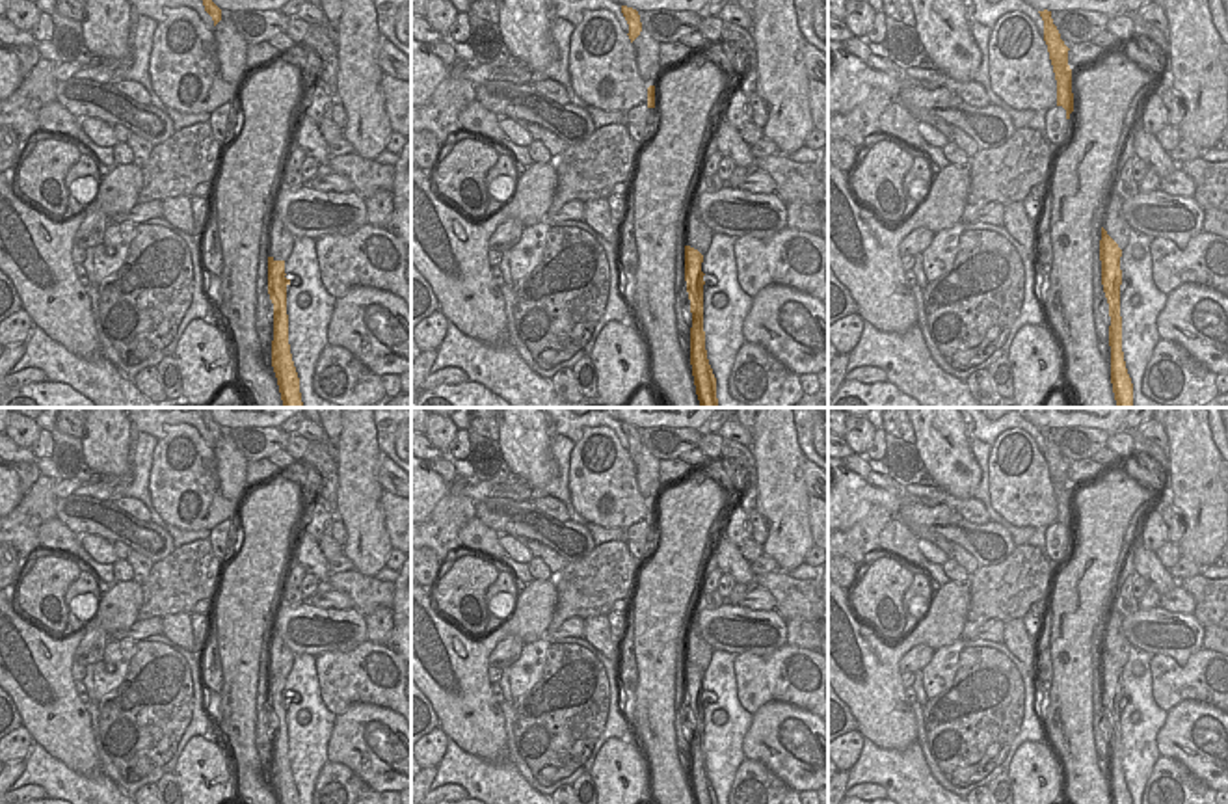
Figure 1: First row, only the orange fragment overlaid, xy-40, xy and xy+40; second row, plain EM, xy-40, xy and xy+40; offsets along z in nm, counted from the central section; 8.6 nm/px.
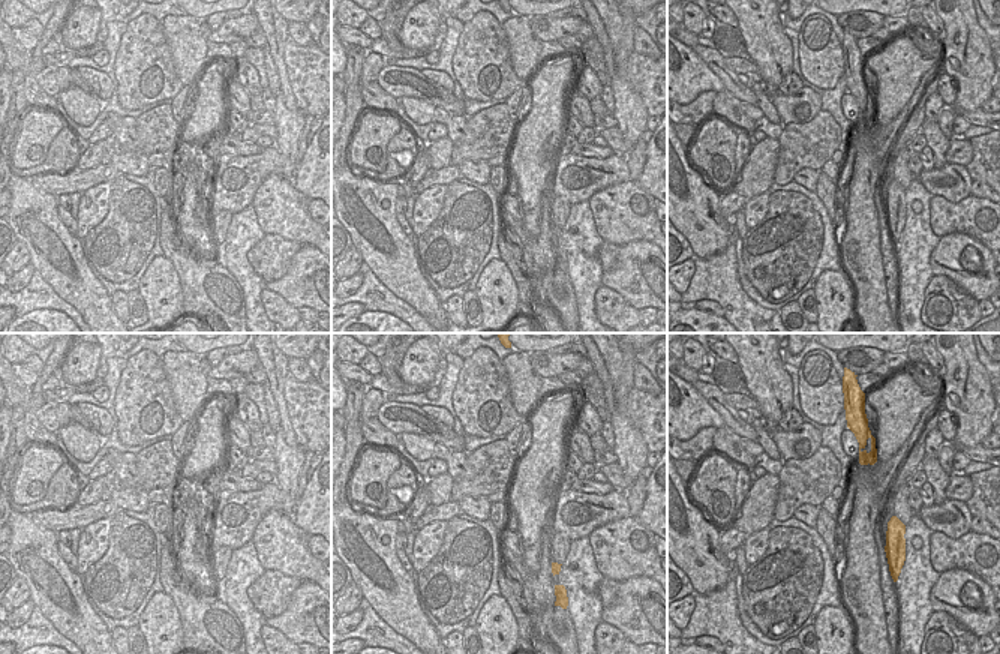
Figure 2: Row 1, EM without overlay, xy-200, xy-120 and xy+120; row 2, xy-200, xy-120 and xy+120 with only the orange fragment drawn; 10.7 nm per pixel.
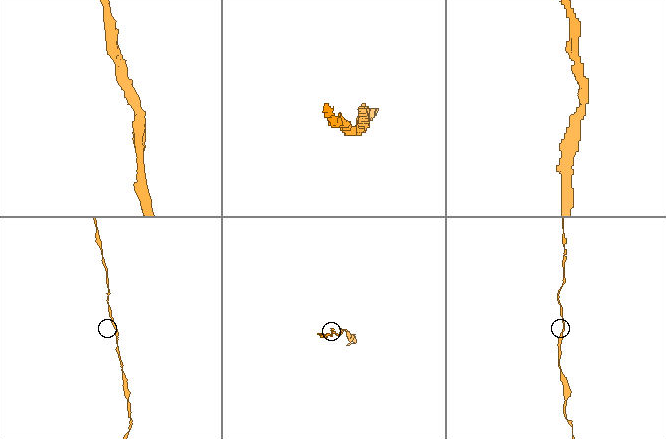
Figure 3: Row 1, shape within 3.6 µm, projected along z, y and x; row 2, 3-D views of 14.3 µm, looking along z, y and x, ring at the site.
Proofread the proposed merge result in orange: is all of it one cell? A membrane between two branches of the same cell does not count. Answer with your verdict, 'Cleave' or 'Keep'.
Keep

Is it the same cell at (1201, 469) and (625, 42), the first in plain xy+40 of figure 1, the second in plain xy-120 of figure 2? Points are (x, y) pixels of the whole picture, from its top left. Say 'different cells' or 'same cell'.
same cell

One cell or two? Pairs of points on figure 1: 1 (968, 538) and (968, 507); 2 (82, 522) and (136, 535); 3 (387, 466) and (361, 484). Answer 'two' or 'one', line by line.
1: two
2: one
3: two

